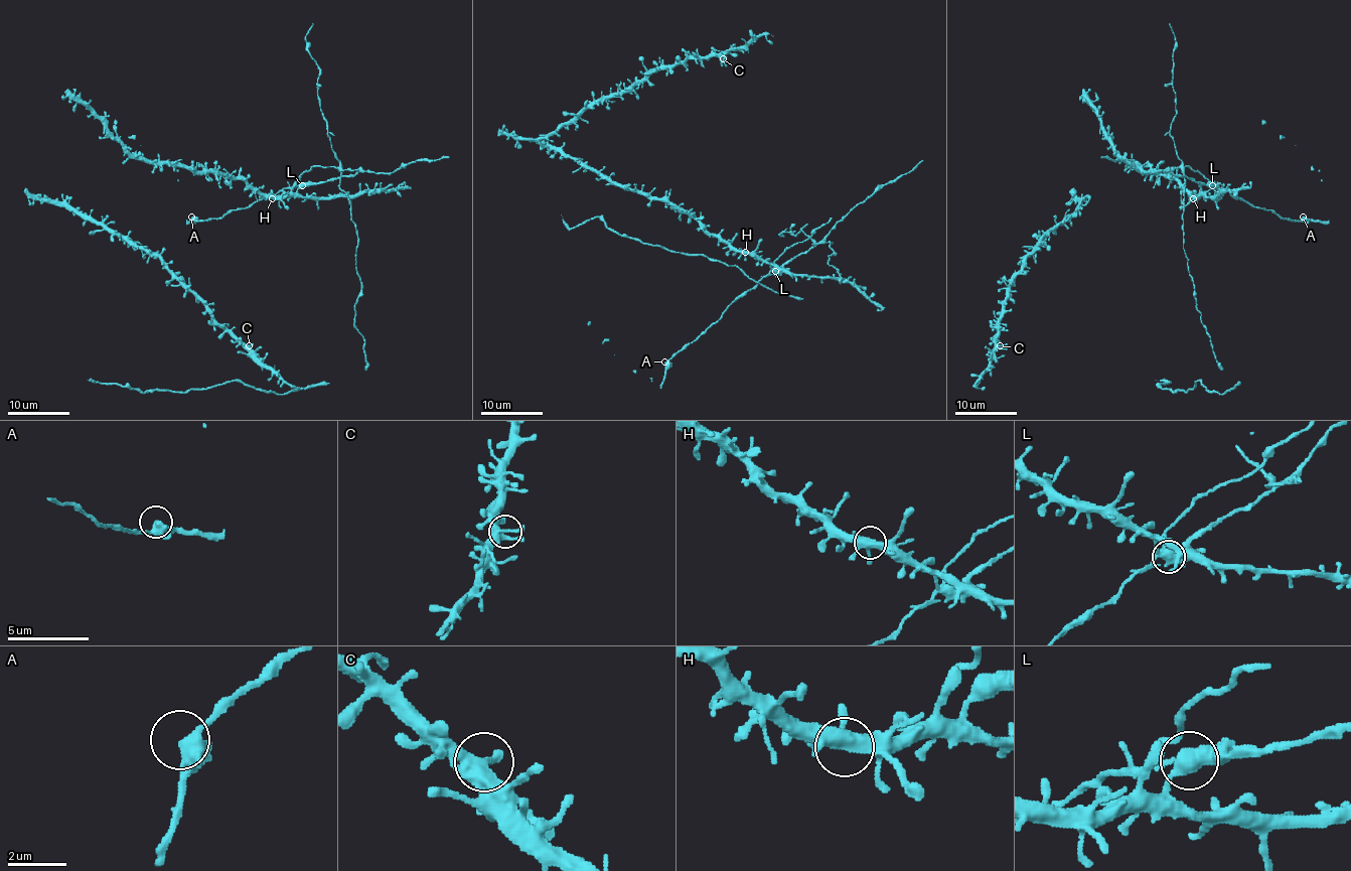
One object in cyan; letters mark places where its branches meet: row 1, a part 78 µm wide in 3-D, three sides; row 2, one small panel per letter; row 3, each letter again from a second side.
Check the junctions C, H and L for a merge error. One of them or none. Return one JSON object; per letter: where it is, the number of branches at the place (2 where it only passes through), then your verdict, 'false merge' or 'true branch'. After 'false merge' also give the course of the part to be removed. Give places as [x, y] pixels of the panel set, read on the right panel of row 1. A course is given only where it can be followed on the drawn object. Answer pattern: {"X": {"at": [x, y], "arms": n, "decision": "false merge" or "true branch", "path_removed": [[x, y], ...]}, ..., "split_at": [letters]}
{"C": {"at": [1000, 345], "arms": 3, "decision": "true branch"}, "H": {"at": [1193, 198], "arms": 4, "decision": "true branch"}, "L": {"at": [1212, 185], "arms": 3, "decision": "false merge", "path_removed": [[1211, 185], [1168, 172], [1140, 173], [1127, 162], [1101, 156]]}, "split_at": ["L"]}

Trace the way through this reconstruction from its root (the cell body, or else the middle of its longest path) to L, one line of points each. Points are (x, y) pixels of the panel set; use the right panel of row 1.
L: (1194, 195), (1200, 196), (1211, 185)

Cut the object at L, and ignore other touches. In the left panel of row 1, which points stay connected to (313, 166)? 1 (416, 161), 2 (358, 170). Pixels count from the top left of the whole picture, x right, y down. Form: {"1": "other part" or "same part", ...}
{"1": "same part", "2": "same part"}

